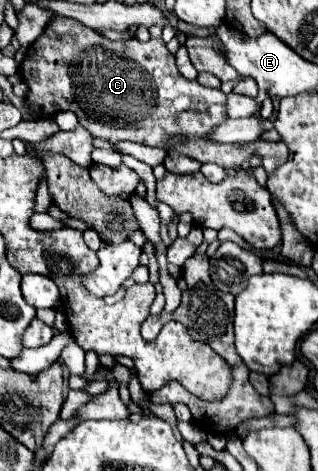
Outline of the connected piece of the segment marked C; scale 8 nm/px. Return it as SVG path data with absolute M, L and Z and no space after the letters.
M54 16L48 22L48 28L28 46L24 60L18 66L18 74L22 82L28 82L28 104L44 116L54 116L60 110L70 110L78 116L80 126L84 126L94 138L110 140L110 142L138 142L146 146L162 146L168 136L188 136L188 142L174 146L172 150L186 154L198 162L214 162L226 170L242 168L244 162L250 160L252 154L262 158L264 170L270 174L272 168L278 168L288 160L288 148L284 142L262 142L256 140L252 144L210 144L204 136L226 120L226 94L216 88L206 88L198 82L186 80L174 62L174 56L168 52L164 40L148 40L138 42L136 38L112 42L98 34L96 30L80 24L72 18Z

